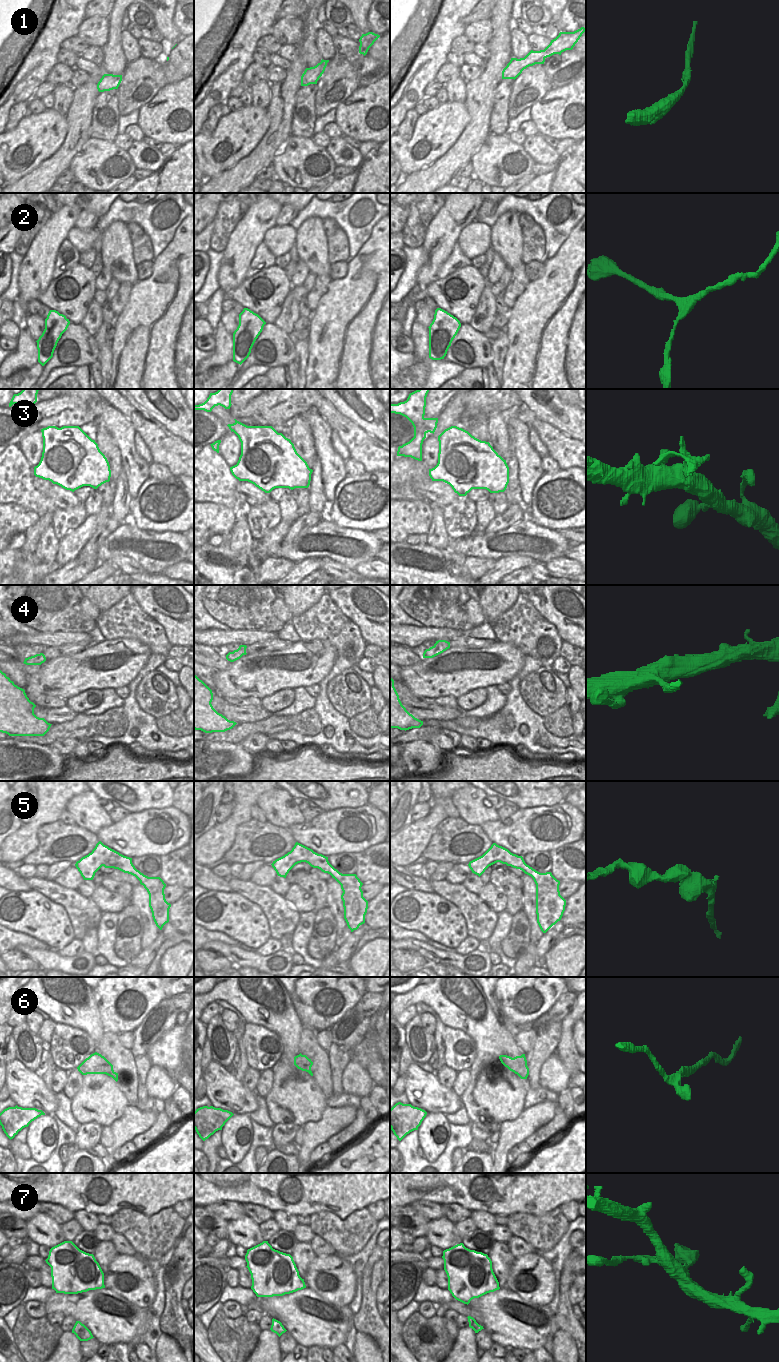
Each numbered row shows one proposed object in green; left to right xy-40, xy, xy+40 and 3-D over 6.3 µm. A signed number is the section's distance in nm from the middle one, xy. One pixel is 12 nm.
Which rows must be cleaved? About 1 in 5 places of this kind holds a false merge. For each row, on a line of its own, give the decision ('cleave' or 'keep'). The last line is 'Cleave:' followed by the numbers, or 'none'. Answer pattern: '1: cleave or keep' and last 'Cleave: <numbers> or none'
1: keep
2: keep
3: cleave
4: cleave
5: keep
6: keep
7: cleave
Cleave: 3, 4, 7

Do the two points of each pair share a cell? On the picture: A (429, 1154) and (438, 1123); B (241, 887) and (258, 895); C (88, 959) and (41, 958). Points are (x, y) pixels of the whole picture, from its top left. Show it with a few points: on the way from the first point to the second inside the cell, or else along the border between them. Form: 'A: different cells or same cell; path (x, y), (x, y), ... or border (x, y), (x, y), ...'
A: same cell; path (429, 1146), (430, 1129)
B: same cell; path (245, 888), (254, 893)
C: same cell; path (76, 961), (53, 960)

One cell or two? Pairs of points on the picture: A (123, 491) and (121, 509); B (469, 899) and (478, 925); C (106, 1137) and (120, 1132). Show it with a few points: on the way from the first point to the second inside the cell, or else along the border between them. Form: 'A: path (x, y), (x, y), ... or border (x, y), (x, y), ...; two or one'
A: path (122, 495), (121, 505); one
B: path (469, 905), (478, 915), (478, 919); one
C: border (110, 1126), (113, 1132), (113, 1143), (106, 1148); two

